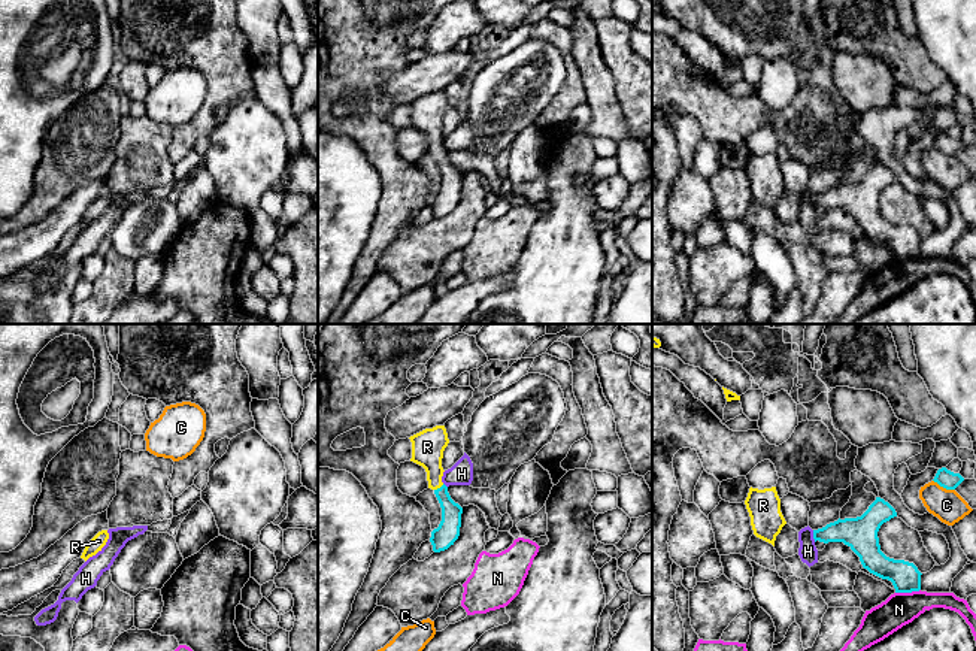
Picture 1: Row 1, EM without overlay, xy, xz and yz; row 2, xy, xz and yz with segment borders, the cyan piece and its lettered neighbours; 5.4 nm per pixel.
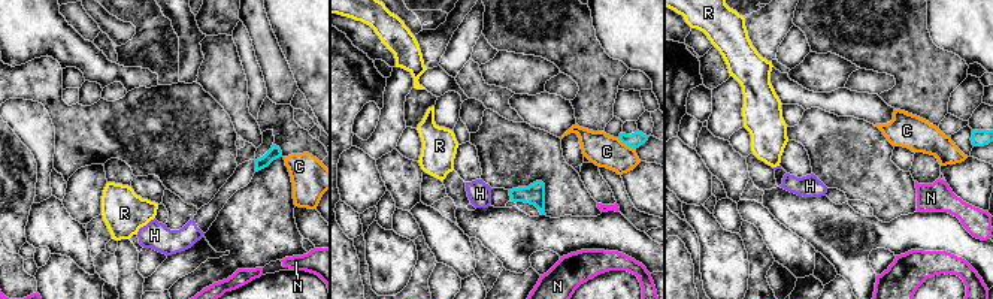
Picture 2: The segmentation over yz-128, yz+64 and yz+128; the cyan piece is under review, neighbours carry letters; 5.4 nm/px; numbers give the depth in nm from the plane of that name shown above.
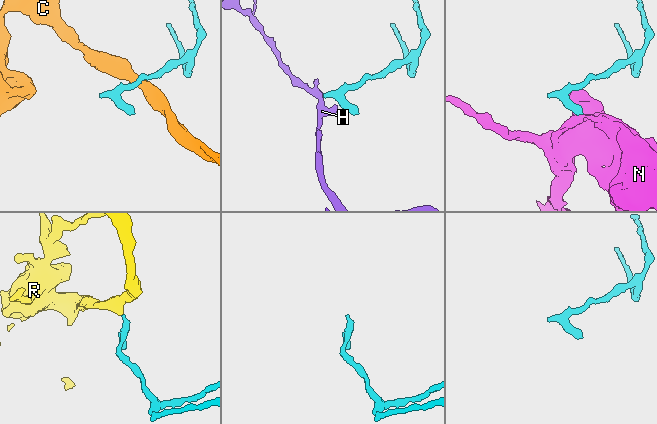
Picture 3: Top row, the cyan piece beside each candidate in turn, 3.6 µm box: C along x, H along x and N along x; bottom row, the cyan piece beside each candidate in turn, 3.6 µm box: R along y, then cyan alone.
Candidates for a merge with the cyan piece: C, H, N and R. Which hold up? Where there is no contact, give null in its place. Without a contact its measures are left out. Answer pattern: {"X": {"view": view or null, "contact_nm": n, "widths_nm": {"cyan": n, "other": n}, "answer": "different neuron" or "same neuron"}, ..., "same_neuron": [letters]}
{"C": {"view": "yz", "contact_nm": 130, "widths_nm": {"cyan": 100, "other": 170}, "answer": "different neuron"}, "H": {"view": "yz", "contact_nm": 70, "widths_nm": {"cyan": 180, "other": 100}, "answer": "different neuron"}, "N": {"view": "yz", "contact_nm": 140, "widths_nm": {"cyan": 160, "other": 180}, "answer": "different neuron"}, "R": {"view": "xz", "contact_nm": 70, "widths_nm": {"cyan": 120, "other": 180}, "answer": "same neuron"}, "same_neuron": ["R"]}

